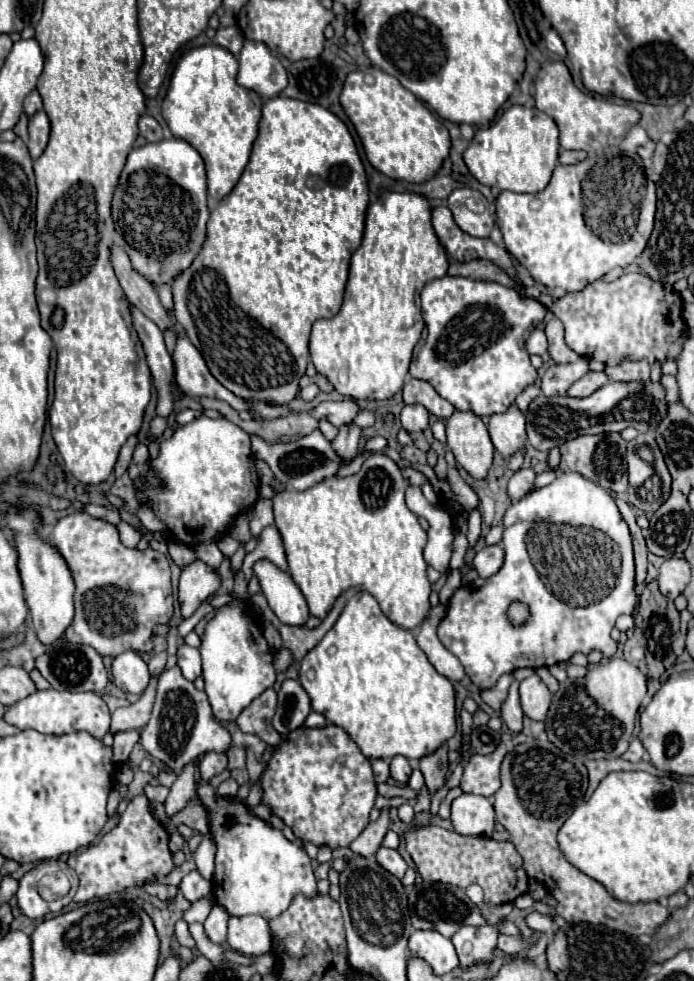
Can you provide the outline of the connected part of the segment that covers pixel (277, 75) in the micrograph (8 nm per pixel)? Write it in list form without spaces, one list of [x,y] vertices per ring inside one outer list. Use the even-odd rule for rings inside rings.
[[[246,39],[238,63],[238,85],[256,91],[260,99],[274,97],[288,85],[286,69],[264,43]]]

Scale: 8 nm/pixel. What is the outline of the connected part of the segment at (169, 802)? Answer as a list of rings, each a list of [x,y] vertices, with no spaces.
[[[194,763],[186,765],[184,771],[178,775],[178,779],[174,781],[174,785],[170,787],[170,795],[164,801],[164,809],[168,813],[168,817],[176,815],[182,807],[186,807],[188,803],[200,803],[198,793],[192,791],[192,769]]]

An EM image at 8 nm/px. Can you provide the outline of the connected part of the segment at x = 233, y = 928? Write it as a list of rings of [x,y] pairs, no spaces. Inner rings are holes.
[[[260,915],[230,917],[228,945],[244,955],[252,955],[252,957],[264,955],[272,949],[270,927]]]

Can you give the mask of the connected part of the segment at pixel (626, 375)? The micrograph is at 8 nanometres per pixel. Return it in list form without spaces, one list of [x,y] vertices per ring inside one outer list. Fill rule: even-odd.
[[[624,361],[622,365],[616,367],[606,367],[604,369],[610,381],[642,381],[648,383],[650,381],[650,367],[646,361]]]

